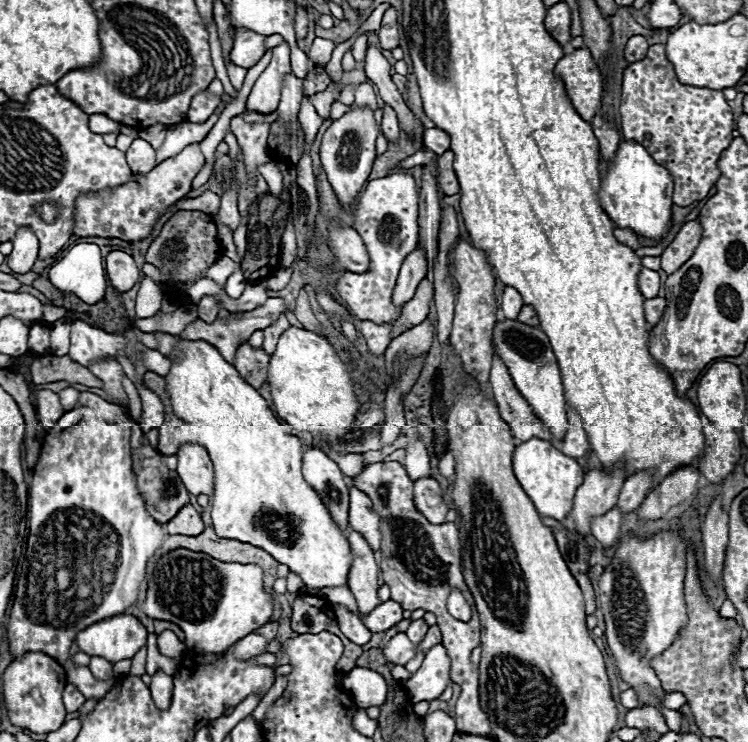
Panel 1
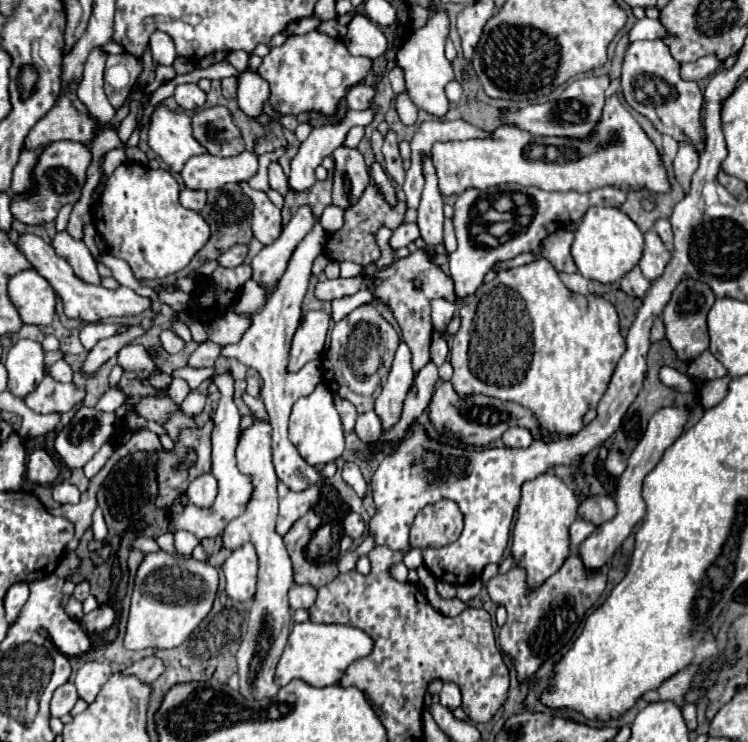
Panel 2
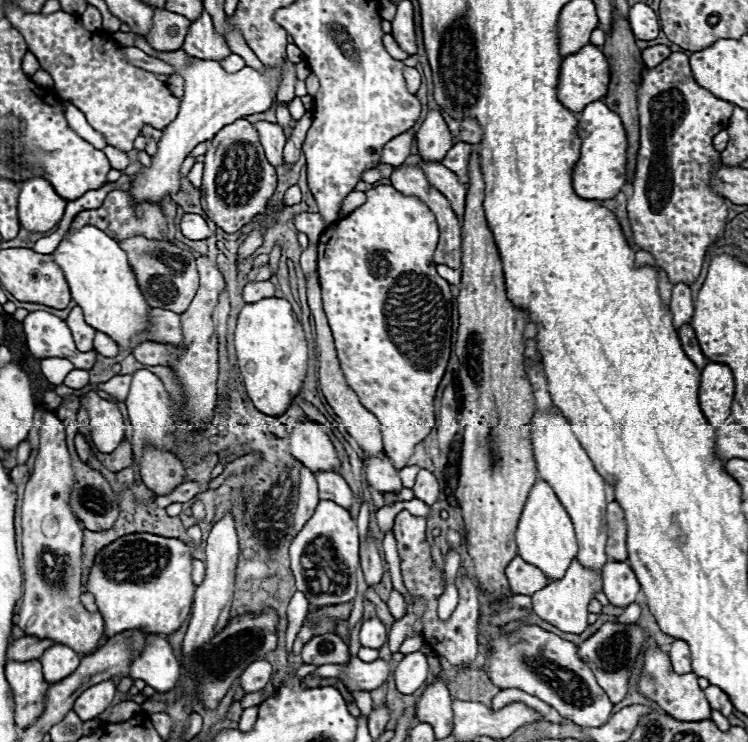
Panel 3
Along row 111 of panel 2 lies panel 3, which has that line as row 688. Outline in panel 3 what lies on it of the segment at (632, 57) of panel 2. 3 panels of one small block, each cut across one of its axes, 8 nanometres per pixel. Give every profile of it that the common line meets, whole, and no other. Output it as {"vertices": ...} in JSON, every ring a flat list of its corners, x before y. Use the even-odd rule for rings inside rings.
{"vertices":[[650,644,644,650,644,664,642,664,640,678,636,682,636,690,644,698,656,702,670,716,678,718,678,720,696,722,696,720,708,720,710,718,710,706,708,706,708,700,704,698,704,692,698,686,698,676,694,672,676,674,672,670,670,656,666,652,662,652,658,644]]}

